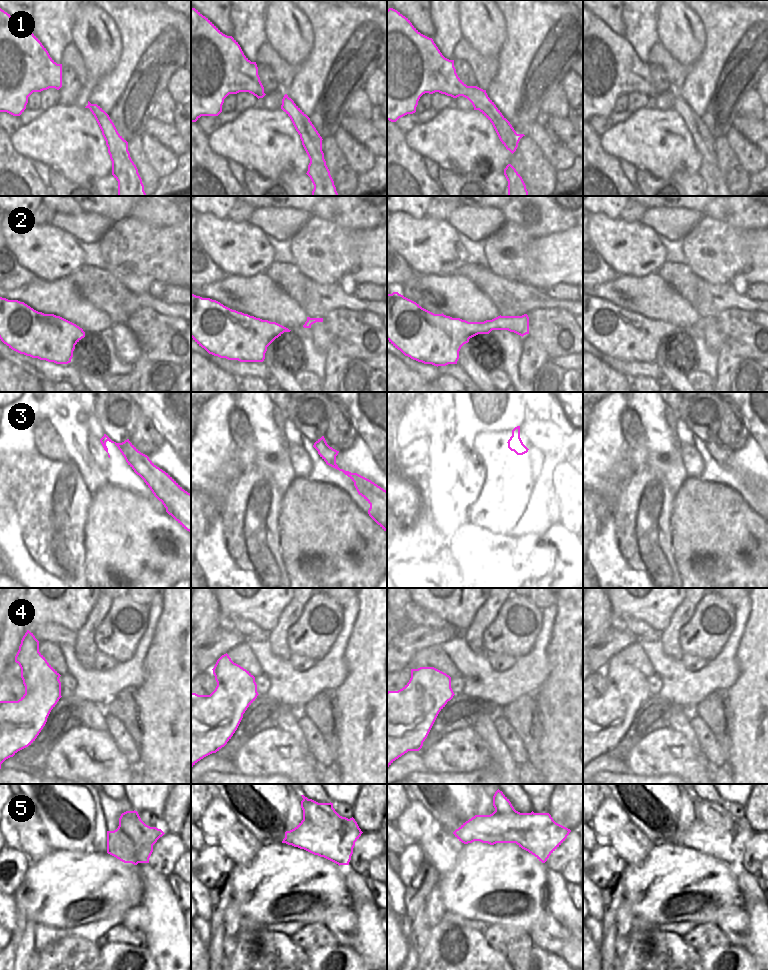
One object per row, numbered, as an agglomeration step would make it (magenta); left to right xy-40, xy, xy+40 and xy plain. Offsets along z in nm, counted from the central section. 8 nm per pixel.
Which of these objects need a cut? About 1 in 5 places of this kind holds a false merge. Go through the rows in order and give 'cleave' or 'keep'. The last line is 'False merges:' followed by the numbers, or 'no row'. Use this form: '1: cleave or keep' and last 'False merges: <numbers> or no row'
1: keep
2: keep
3: cleave
4: keep
5: cleave
False merges: 3, 5

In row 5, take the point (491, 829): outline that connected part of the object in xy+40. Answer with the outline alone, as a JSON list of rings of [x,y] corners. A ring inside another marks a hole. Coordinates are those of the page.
[[[532,811],[529,815],[514,815],[513,818],[521,820],[523,830],[535,838],[536,845],[522,841],[520,833],[510,837],[507,816],[495,812],[490,815],[475,815],[456,829],[453,834],[464,844],[474,841],[490,845],[516,843],[545,863],[571,832],[570,829],[556,823],[549,813]]]

